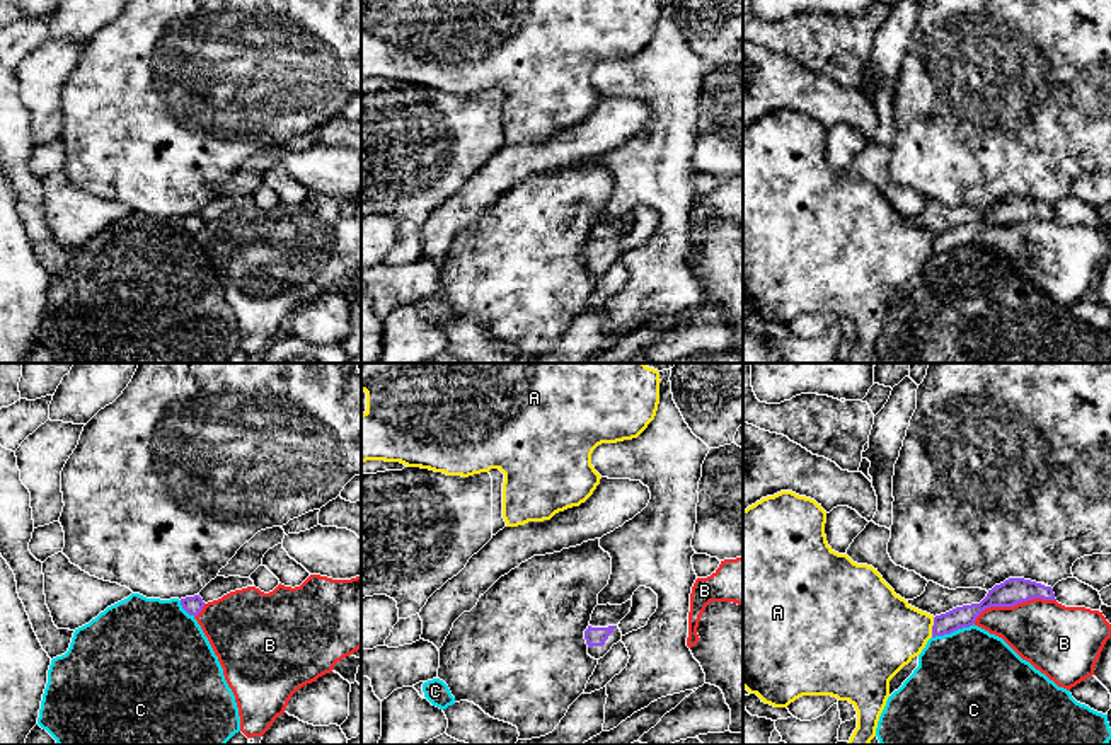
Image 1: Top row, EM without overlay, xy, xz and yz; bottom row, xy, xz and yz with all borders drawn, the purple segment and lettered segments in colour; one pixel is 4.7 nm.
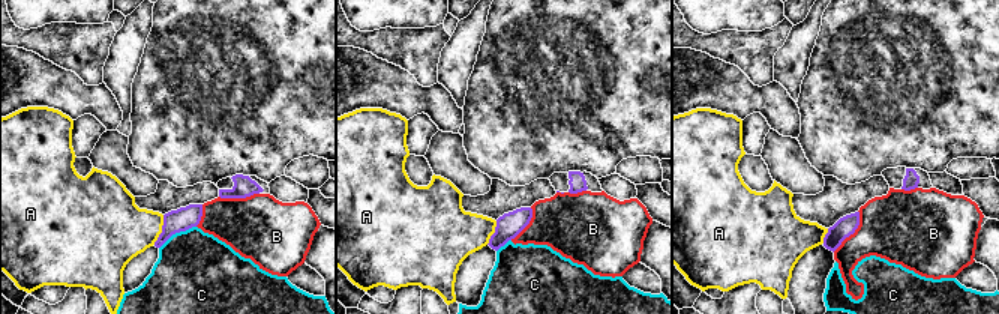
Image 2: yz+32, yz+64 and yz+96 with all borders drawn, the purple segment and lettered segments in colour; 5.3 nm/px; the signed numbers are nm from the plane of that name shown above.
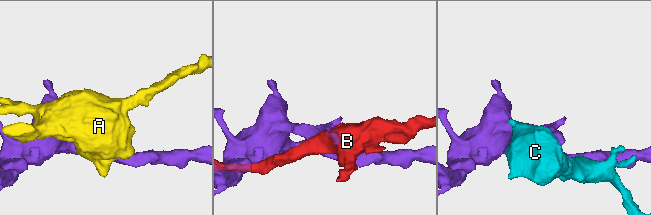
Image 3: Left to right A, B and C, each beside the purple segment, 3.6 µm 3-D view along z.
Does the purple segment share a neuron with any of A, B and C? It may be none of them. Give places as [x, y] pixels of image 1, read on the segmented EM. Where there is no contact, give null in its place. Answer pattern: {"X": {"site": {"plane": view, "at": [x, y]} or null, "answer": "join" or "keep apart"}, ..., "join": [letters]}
{"A": {"site": {"plane": "yz", "at": [932, 628]}, "answer": "keep apart"}, "B": {"site": {"plane": "yz", "at": [1013, 606]}, "answer": "keep apart"}, "C": {"site": {"plane": "yz", "at": [953, 631]}, "answer": "keep apart"}, "join": []}

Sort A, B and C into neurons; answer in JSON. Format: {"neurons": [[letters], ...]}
{"neurons": [["A"], ["B"], ["C"]]}

